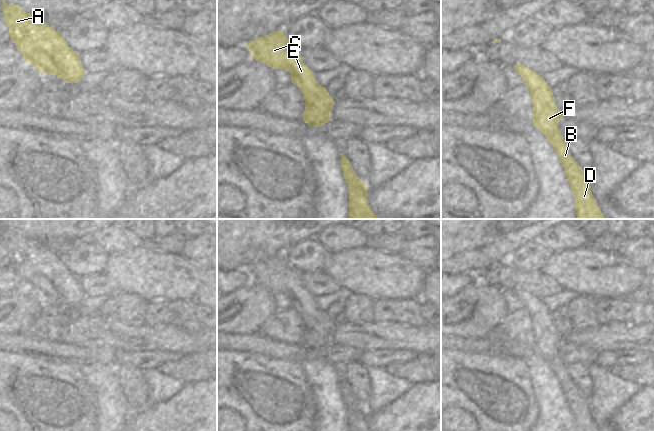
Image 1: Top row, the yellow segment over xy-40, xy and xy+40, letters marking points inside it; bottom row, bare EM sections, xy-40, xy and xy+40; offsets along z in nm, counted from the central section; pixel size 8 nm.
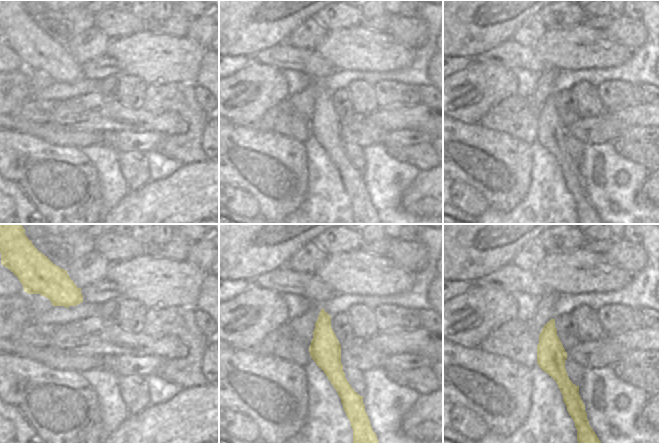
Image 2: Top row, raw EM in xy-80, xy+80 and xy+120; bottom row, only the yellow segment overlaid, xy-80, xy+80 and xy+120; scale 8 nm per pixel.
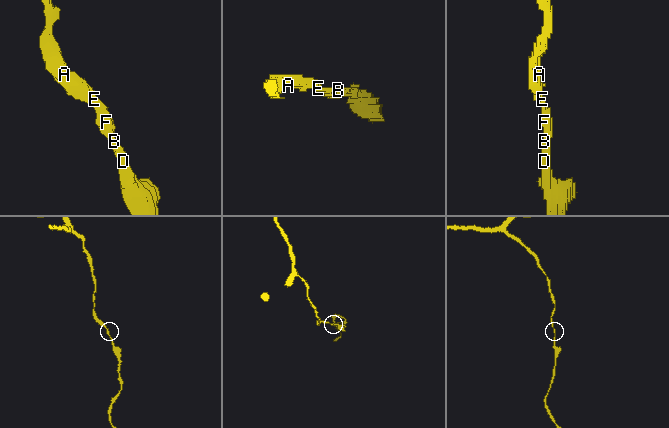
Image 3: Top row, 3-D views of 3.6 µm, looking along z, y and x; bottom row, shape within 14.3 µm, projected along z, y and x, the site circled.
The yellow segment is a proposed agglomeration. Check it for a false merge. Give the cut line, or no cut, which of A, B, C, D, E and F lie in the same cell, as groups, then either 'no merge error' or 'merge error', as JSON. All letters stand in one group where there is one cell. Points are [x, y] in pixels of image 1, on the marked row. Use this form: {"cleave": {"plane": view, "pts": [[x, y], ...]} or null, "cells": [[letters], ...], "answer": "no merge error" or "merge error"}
{"cleave": null, "cells": [["A", "B", "C", "D", "E", "F"]], "answer": "no merge error"}

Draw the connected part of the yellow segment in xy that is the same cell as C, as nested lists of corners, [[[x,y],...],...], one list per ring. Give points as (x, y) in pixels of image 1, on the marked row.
[[[283,30],[274,31],[264,37],[258,37],[251,41],[247,48],[251,52],[251,57],[260,61],[272,69],[282,69],[291,74],[291,80],[302,92],[305,100],[305,110],[303,121],[312,127],[322,127],[331,120],[331,110],[334,100],[315,78],[315,73],[303,62],[303,58],[296,47],[284,34]]]

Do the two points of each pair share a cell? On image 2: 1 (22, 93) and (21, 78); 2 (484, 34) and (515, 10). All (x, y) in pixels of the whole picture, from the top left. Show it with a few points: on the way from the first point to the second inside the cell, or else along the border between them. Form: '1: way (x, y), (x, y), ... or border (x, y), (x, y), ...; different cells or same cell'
1: border (10, 83), (27, 83), (33, 89); different cells
2: way (492, 26), (500, 23), (507, 16); same cell

